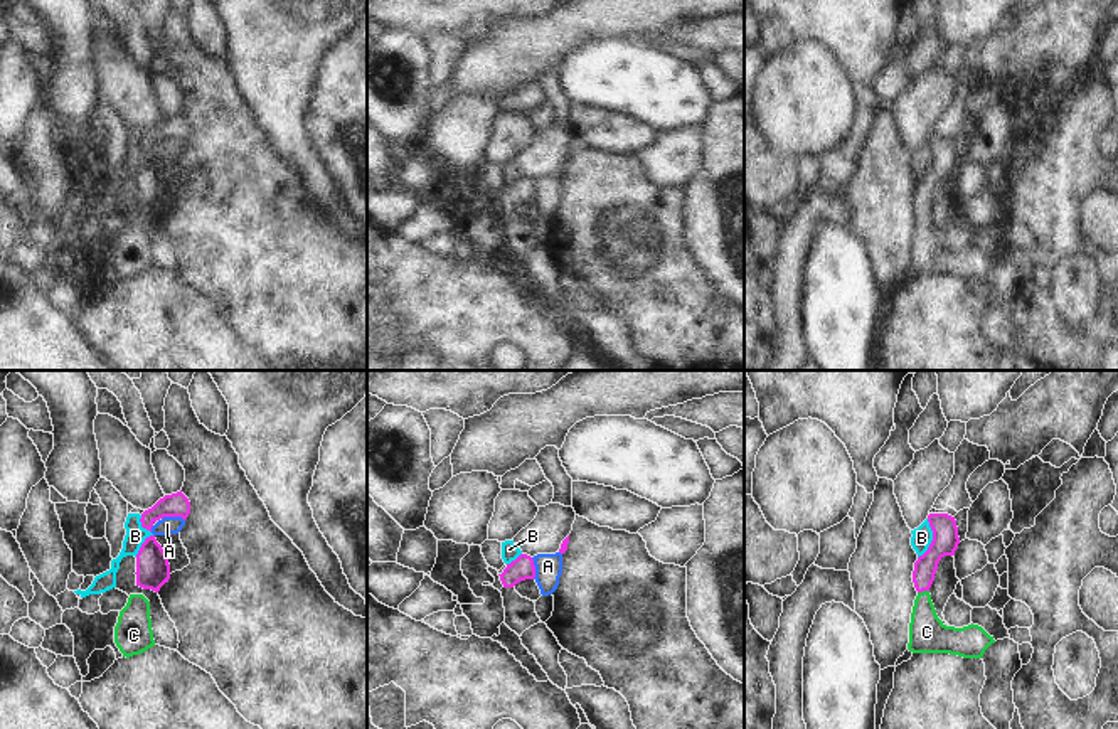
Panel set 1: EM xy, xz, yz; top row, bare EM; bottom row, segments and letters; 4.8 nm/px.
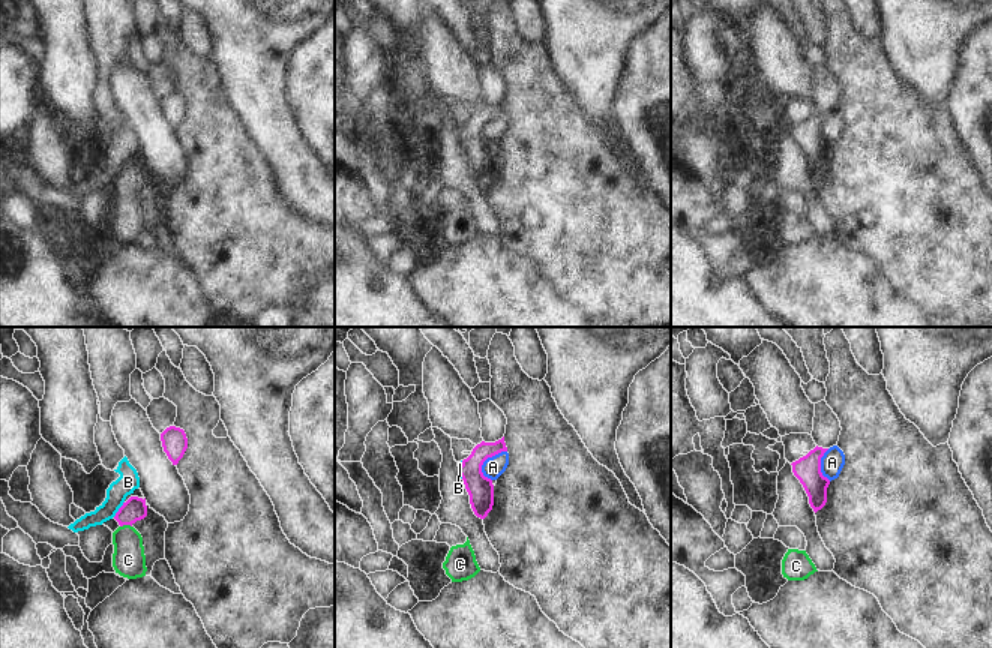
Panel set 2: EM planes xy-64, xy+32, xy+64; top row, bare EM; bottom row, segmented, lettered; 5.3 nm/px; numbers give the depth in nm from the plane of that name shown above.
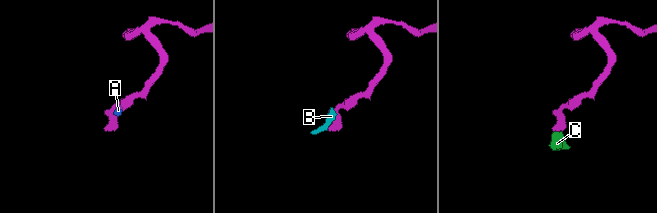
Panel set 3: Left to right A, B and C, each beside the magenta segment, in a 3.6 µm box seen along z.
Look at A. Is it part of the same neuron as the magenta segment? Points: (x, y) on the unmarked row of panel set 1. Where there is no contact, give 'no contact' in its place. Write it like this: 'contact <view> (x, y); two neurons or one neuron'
contact xy (174, 138); two neurons

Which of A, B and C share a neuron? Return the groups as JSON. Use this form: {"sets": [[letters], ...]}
{"sets": [["A", "B"], ["C"]]}

